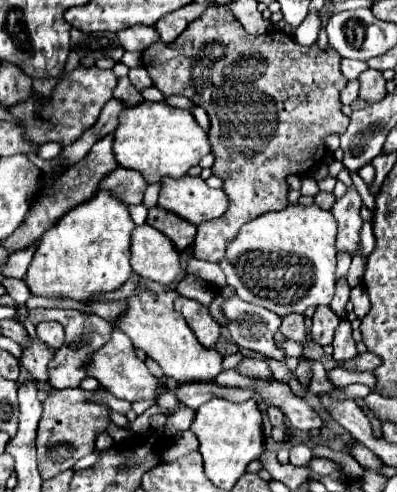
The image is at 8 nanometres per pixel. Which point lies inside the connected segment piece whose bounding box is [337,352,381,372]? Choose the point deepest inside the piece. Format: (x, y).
(367, 361)

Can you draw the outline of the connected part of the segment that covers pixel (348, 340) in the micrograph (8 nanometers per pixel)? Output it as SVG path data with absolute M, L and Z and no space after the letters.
M341 320L341 324L335 330L333 338L333 358L335 360L349 360L357 354L355 340L351 338L351 324L349 320Z

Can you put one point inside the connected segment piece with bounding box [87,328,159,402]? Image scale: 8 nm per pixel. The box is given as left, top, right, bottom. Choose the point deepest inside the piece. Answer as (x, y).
(115, 365)

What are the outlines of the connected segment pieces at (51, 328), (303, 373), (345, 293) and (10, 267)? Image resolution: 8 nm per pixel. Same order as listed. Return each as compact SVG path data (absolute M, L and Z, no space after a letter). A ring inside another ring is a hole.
M41 322L37 324L37 336L51 348L59 348L63 344L63 326L59 322Z
M303 358L303 360L299 362L299 368L295 370L295 376L297 376L297 380L299 380L303 386L307 386L309 380L311 380L311 366L313 366L313 360Z
M345 278L337 280L331 308L333 308L333 312L335 312L339 318L345 318L345 304L347 304L347 300L349 300L349 290L351 290L351 288L349 288L349 284L347 284Z
M31 244L31 248L13 252L9 256L7 266L1 270L1 274L11 276L11 278L23 278L27 274L27 264L31 264L31 252L35 252L35 244Z

